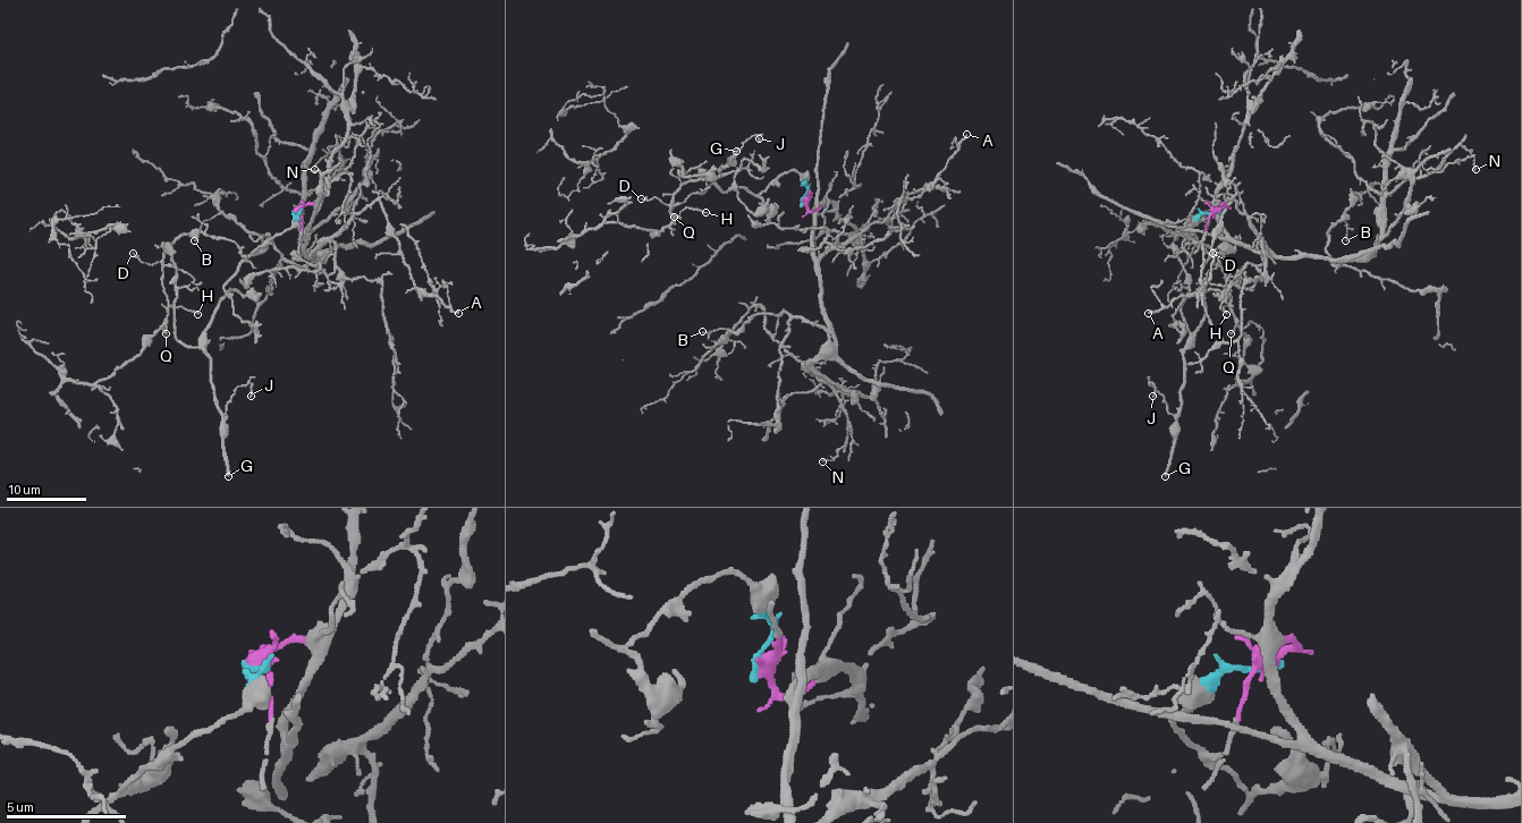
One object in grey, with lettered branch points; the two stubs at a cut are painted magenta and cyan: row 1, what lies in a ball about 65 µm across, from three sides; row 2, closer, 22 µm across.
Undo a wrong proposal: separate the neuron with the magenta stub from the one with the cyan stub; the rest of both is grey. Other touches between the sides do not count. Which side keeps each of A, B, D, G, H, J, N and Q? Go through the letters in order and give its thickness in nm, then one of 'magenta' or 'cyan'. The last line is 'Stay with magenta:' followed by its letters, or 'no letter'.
A: calibre 180 nm; magenta
B: calibre 120 nm; magenta
D: calibre 130 nm; cyan
G: calibre 260 nm; cyan
H: calibre 140 nm; cyan
J: calibre 150 nm; cyan
N: calibre 120 nm; magenta
Q: calibre 120 nm; cyan
Stay with magenta: A, B, N

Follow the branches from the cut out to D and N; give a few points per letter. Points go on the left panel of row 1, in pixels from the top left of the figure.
D: (294, 212), (223, 286), (196, 346), (176, 338), (171, 242), (146, 264), (132, 252)
N: (294, 212), (314, 208), (304, 252), (320, 260), (302, 242), (302, 200), (338, 171), (338, 147), (314, 170)

